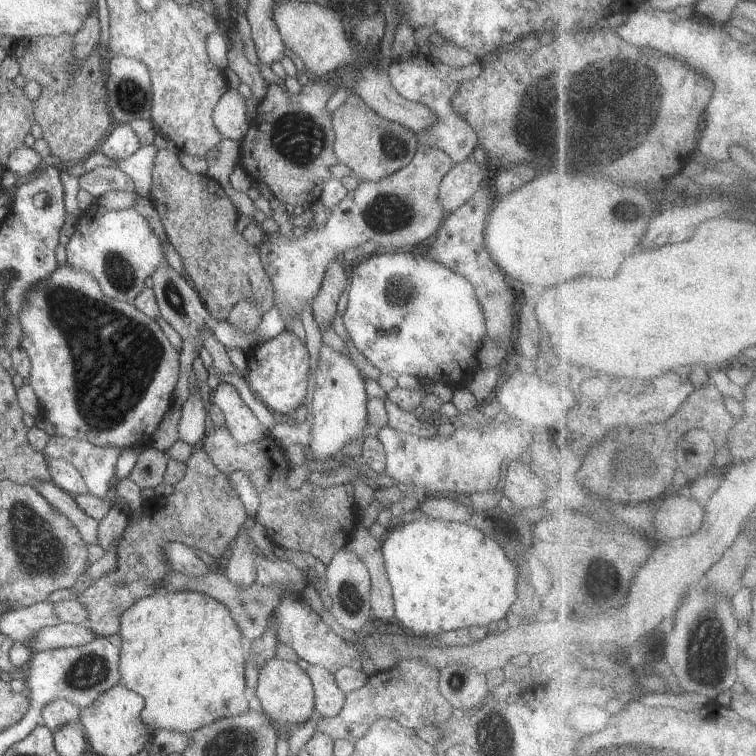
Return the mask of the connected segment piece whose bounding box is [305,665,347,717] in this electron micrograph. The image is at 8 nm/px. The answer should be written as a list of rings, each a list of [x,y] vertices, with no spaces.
[[[310,665],[305,671],[315,692],[315,712],[322,717],[336,717],[347,696],[338,687],[335,677],[326,668]]]

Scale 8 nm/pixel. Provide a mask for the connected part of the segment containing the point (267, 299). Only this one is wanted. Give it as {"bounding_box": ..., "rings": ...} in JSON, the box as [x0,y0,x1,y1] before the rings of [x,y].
{"bounding_box":[150,147,275,321],"rings":[[[173,147],[166,150],[158,149],[156,152],[152,168],[150,202],[160,216],[167,242],[170,242],[184,262],[183,276],[191,282],[208,313],[215,320],[227,321],[230,310],[240,300],[254,302],[258,307],[262,307],[261,314],[263,314],[268,308],[275,306],[275,303],[270,278],[266,275],[260,260],[258,252],[260,247],[250,246],[244,240],[244,236],[236,230],[238,210],[234,202],[220,188],[220,184],[207,175],[188,172],[180,163],[180,156],[180,151]]]}

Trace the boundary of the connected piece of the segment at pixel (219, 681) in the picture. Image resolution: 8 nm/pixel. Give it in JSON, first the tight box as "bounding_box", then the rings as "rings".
{"bounding_box":[119,592,250,735],"rings":[[[157,592],[124,610],[119,628],[122,639],[120,676],[125,688],[145,701],[141,718],[150,731],[165,729],[191,735],[220,718],[240,716],[250,710],[250,703],[244,696],[248,685],[245,678],[248,657],[242,648],[241,630],[222,602],[198,592]]]}

